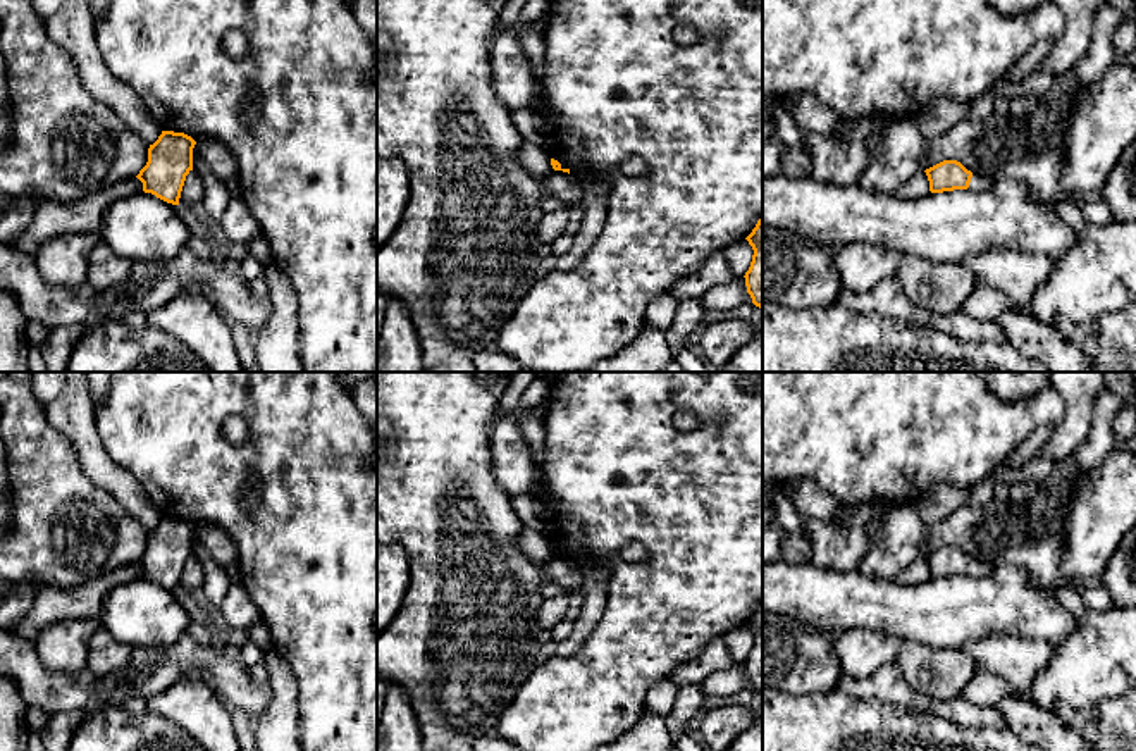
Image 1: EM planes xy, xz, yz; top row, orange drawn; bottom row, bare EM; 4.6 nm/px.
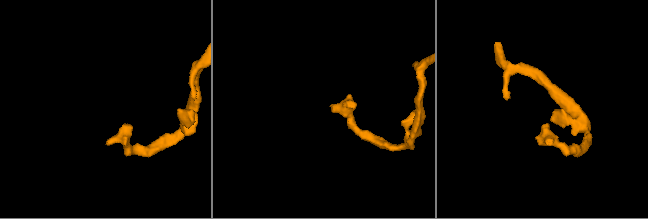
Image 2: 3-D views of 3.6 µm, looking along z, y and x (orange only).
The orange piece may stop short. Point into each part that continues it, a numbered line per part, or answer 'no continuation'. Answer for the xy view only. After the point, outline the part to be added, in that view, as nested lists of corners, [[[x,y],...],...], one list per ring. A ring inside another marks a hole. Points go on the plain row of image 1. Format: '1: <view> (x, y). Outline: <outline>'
no continuation

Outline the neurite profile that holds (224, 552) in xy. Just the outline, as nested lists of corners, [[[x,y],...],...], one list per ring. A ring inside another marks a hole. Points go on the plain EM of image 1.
[[[203,524],[196,527],[196,532],[219,567],[227,568],[238,563],[238,546],[222,527]]]

